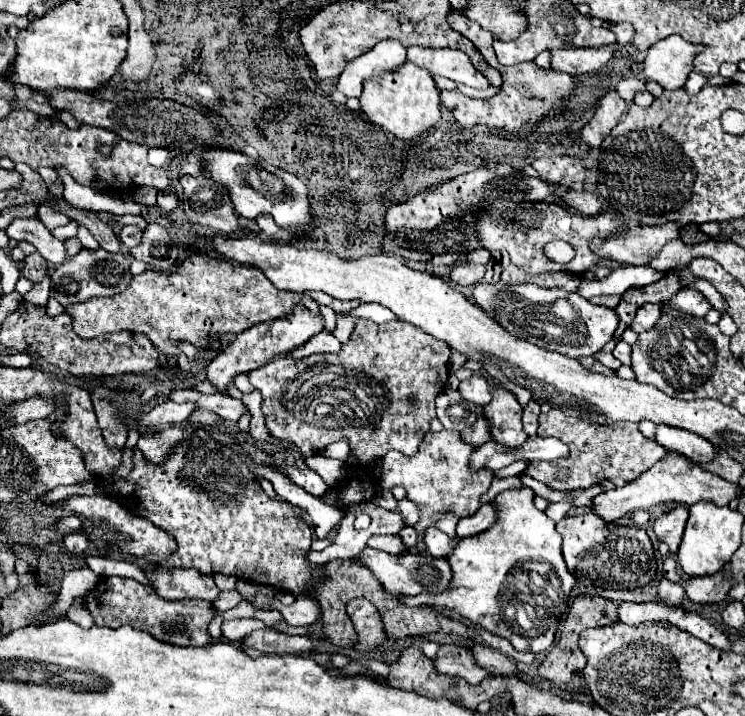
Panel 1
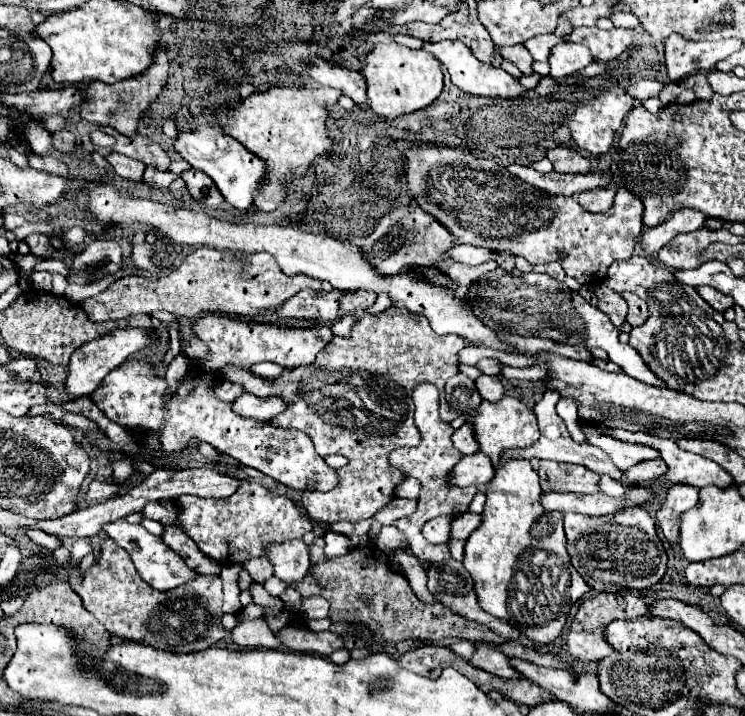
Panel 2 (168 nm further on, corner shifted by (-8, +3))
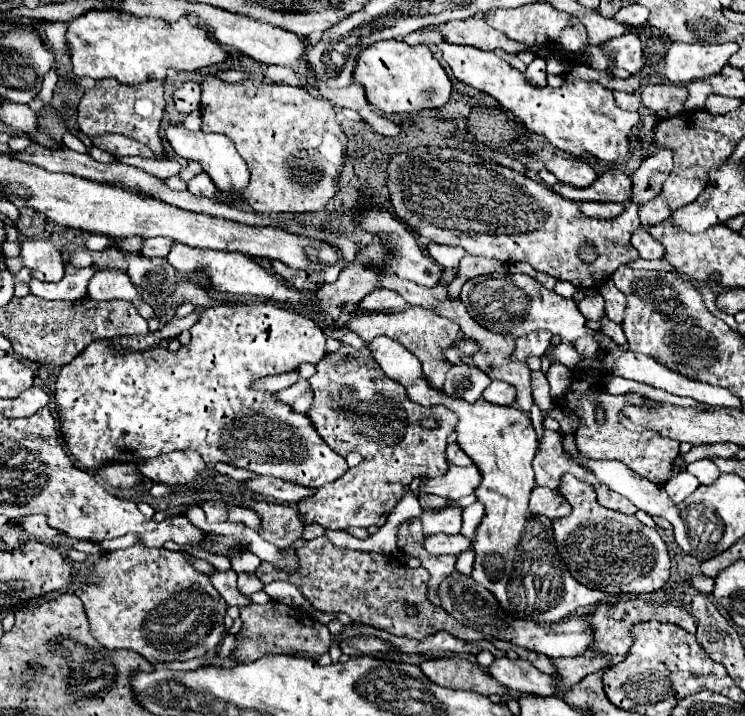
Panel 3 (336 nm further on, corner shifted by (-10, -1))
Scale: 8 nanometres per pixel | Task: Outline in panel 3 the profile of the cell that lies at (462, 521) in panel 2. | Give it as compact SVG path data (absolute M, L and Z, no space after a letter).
M436 534L436 536L424 536L424 548L434 554L452 554L458 556L460 552L464 552L470 546L468 538L464 538L462 534L456 536L448 536L448 534Z

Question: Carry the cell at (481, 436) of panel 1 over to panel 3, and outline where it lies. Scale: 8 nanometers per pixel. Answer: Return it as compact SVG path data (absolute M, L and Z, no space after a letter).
M450 444L450 446L446 448L446 458L448 458L448 462L454 464L454 466L470 466L470 464L472 464L472 460L470 460L460 448L456 448L456 444Z

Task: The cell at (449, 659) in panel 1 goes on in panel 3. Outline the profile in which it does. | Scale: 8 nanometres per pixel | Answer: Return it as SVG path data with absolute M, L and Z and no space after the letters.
M498 658L488 672L508 690L536 696L556 696L560 692L560 680L556 676L542 674L528 660Z

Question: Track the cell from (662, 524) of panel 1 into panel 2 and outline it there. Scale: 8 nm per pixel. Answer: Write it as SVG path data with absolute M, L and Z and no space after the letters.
M676 484L668 488L666 498L660 510L656 512L656 520L666 540L678 542L678 528L682 522L680 516L682 512L694 508L694 504L698 504L698 488L684 486L684 484Z

